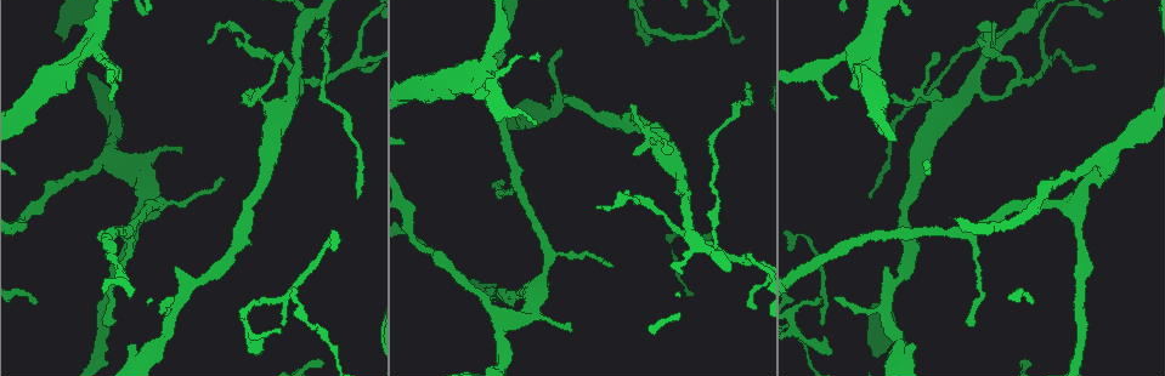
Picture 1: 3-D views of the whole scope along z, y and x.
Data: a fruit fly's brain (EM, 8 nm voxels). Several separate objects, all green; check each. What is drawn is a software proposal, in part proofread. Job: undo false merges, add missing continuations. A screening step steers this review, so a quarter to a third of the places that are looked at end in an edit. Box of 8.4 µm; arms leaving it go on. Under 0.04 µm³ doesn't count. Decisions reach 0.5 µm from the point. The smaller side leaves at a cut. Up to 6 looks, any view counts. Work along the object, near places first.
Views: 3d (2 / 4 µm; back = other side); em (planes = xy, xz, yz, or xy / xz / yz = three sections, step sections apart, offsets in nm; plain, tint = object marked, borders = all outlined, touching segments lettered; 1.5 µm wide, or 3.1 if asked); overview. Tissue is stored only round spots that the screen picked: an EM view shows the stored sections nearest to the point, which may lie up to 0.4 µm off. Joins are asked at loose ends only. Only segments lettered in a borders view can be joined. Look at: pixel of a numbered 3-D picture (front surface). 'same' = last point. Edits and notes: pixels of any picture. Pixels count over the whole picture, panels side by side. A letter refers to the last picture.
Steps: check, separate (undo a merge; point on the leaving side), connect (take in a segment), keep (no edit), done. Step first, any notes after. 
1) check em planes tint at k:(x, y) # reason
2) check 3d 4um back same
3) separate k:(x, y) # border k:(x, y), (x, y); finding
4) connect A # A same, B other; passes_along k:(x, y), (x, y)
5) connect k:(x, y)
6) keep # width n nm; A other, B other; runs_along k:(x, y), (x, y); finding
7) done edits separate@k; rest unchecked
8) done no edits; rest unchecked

check em xy step 4 tint at 1:(1016, 82) # a narrow waist

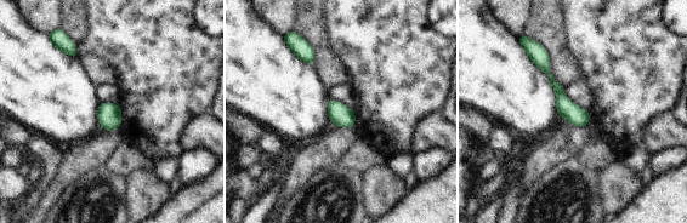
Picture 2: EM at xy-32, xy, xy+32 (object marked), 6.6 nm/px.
check em planes borders same # another direction

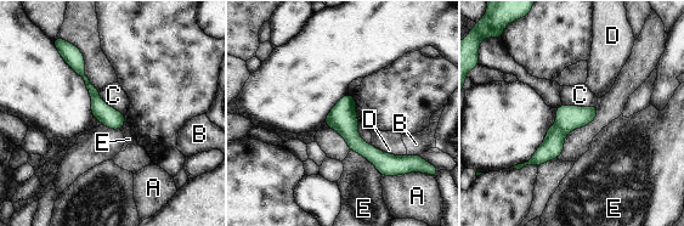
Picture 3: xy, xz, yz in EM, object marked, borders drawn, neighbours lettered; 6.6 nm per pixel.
separate 3:(569, 118) # width 130 nm; A other, B other, C other, D other, E other; part_leaving 3:(72, 55), (97, 106), (117, 126); a second neuron is stuck on

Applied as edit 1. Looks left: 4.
check em planes borders at 1:(219, 177) # tapers out

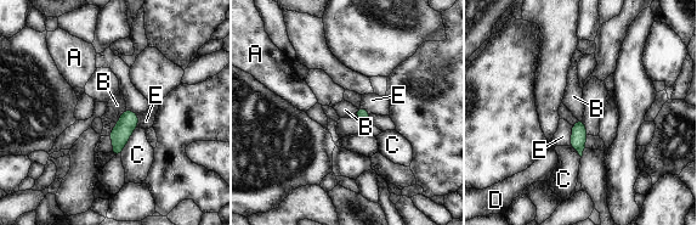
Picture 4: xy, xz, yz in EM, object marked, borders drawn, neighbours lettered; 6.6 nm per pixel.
keep # A other, B other, C other, D other, E other; border 4:(125, 108), (117, 121); no lettered segment goes on from it

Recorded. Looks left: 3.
done edits separate@3; rest unchecked

